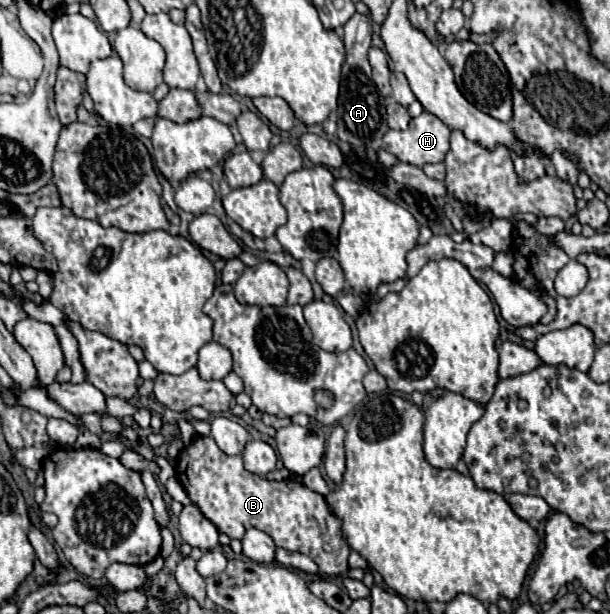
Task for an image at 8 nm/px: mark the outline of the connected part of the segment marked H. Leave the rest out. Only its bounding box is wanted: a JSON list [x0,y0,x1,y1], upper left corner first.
[384,113,450,165]

